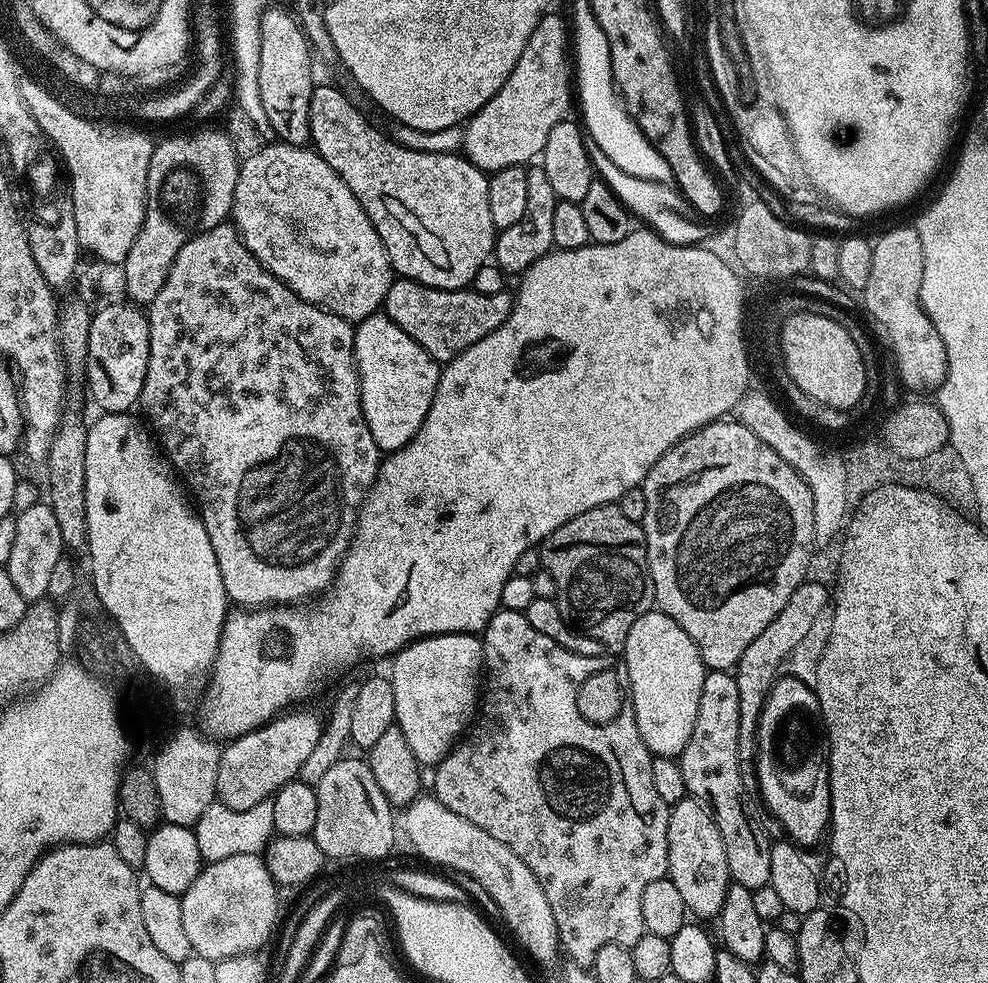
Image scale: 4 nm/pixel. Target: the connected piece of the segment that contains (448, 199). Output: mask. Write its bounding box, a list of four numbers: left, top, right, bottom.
[308,83,498,289]

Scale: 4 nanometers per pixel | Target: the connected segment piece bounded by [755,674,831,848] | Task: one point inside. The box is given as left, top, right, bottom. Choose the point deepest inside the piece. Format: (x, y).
(788, 694)

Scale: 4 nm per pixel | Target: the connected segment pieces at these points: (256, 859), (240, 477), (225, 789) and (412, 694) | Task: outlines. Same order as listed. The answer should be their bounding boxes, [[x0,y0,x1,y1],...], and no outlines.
[[180,854,278,960],[139,222,382,610],[216,708,324,810],[390,632,484,766]]

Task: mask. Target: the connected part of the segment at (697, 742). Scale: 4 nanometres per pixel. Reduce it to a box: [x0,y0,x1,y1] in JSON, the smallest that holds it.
[678,671,770,888]

